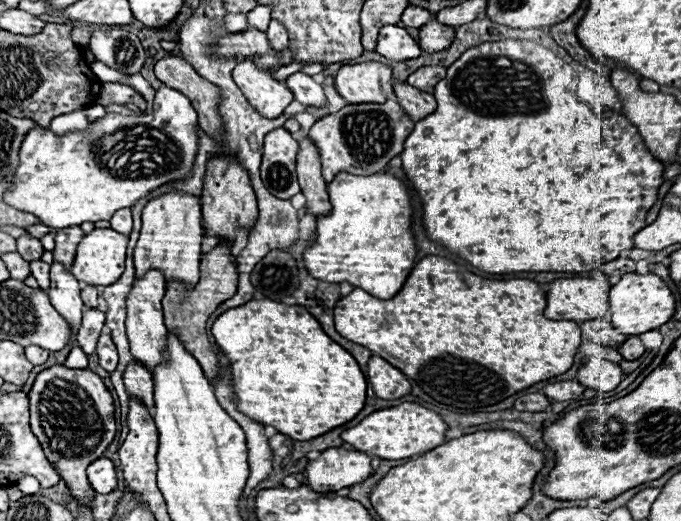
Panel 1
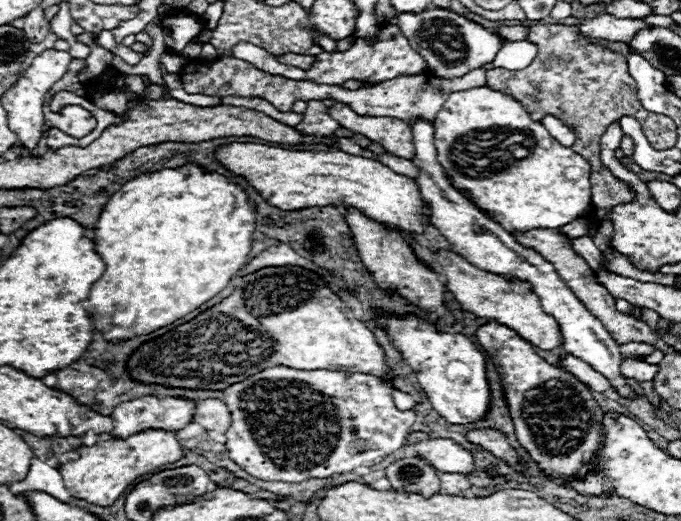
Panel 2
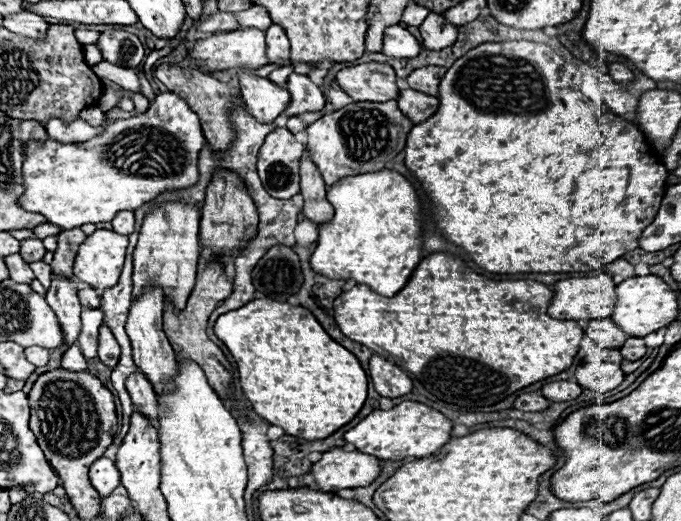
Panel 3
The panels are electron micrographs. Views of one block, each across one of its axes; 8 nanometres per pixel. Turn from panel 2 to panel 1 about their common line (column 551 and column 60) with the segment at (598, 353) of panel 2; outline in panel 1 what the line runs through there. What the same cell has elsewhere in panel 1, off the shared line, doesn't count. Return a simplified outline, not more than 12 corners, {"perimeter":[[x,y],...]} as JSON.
{"perimeter":[[60,262],[50,268],[50,302],[76,334],[80,282]]}

